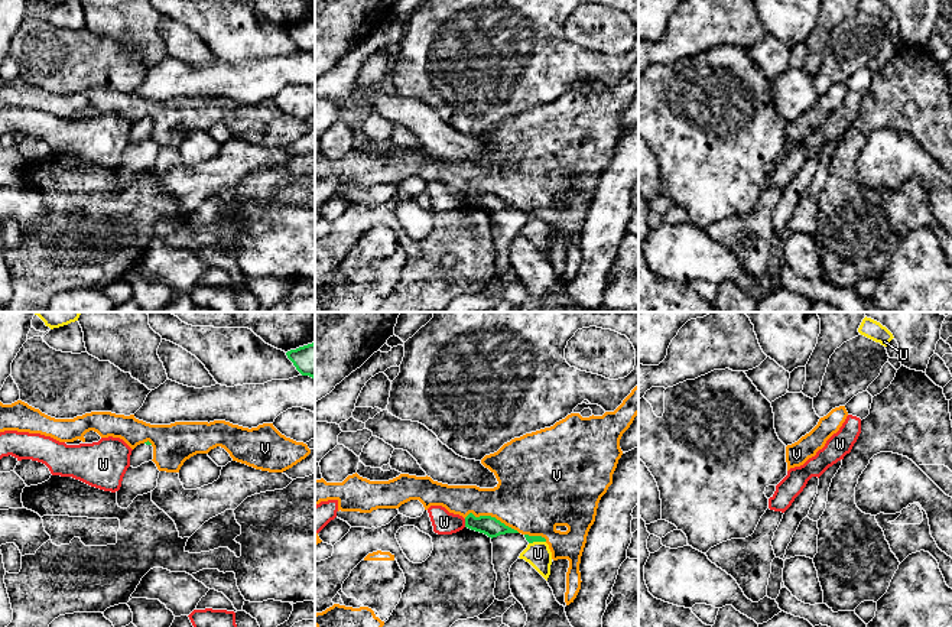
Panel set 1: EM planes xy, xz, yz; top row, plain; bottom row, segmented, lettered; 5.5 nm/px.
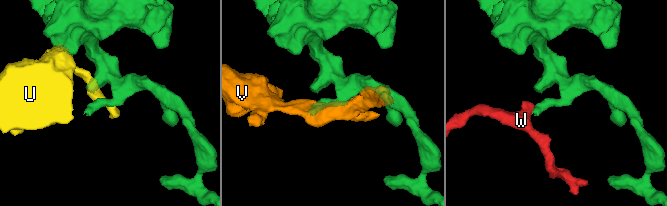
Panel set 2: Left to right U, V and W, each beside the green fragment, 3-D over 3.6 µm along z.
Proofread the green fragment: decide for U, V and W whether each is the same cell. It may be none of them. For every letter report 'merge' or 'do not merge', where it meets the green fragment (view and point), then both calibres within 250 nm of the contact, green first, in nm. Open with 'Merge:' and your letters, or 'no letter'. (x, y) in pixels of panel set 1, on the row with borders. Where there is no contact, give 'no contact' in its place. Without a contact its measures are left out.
Merge: no letter
U: do not merge | xz (536, 541) | 50/140 nm
V: do not merge | xz (490, 516) | 110/400 nm
W: do not merge | xz (465, 523) | 110/130 nm

